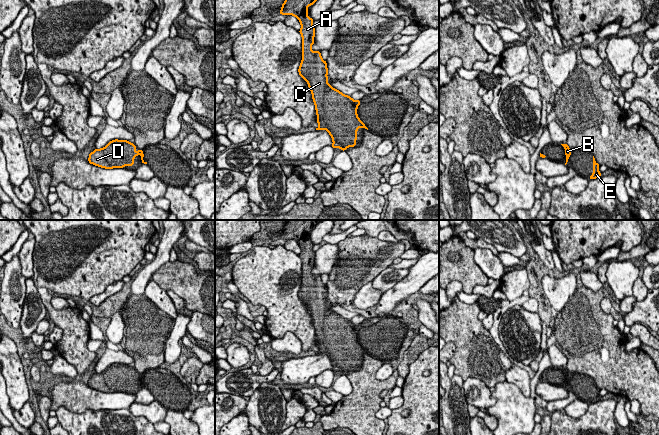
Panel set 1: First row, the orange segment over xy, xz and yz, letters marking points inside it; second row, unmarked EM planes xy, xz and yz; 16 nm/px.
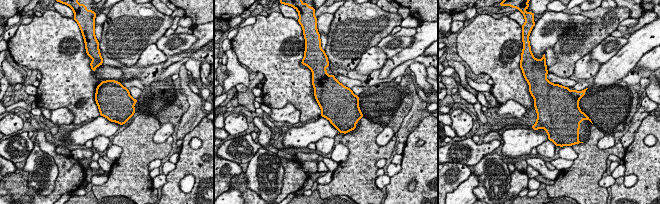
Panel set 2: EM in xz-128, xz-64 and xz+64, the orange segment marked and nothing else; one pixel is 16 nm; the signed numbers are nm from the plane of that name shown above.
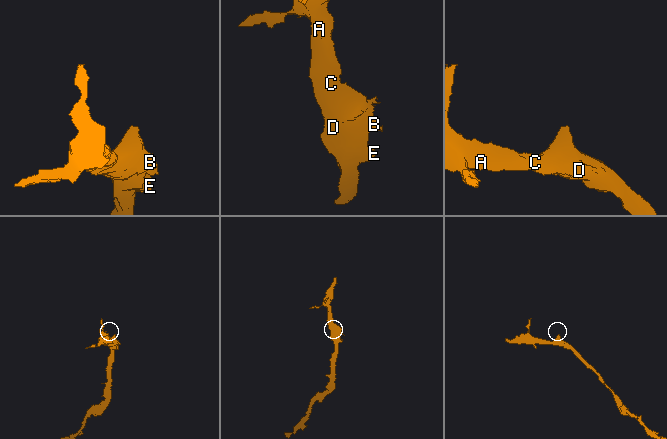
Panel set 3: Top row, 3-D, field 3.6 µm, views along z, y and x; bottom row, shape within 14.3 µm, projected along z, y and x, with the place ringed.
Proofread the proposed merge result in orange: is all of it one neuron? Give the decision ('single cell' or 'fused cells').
single cell

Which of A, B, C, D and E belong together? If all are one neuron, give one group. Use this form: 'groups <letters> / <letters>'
groups A B C D E

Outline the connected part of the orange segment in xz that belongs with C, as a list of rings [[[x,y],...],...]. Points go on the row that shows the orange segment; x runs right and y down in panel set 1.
[[[285,0],[279,14],[293,15],[300,24],[299,33],[302,36],[302,60],[298,69],[299,75],[308,83],[315,105],[319,127],[316,130],[325,129],[332,138],[334,149],[340,148],[345,151],[348,147],[355,147],[357,140],[357,130],[362,127],[368,130],[365,124],[359,119],[357,108],[361,100],[354,100],[351,96],[345,95],[328,84],[327,62],[322,59],[321,52],[314,52],[311,47],[314,44],[315,28],[312,26],[314,20],[308,17],[308,6],[313,5],[316,0]]]

